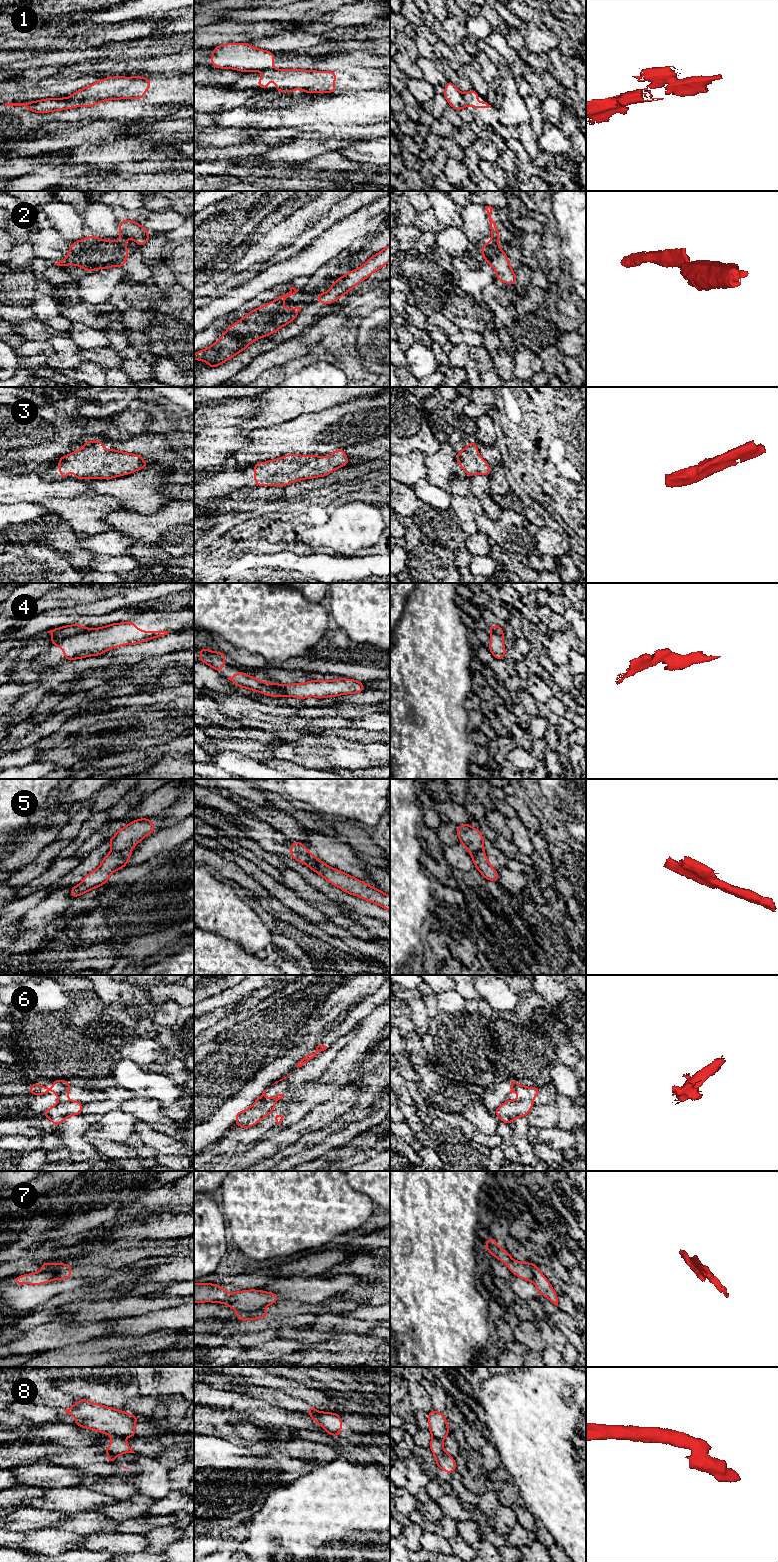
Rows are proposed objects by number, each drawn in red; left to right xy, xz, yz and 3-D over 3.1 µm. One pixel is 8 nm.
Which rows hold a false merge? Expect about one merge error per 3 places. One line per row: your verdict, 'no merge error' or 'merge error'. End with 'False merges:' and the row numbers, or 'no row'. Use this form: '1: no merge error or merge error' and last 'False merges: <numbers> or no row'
1: no merge error
2: merge error
3: no merge error
4: merge error
5: merge error
6: merge error
7: merge error
8: merge error
False merges: 2, 4, 5, 6, 7, 8

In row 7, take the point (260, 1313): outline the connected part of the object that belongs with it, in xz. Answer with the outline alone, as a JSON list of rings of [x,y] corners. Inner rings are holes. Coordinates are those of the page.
[[[264,1307],[252,1311],[252,1312],[239,1312],[237,1314],[237,1320],[238,1321],[244,1321],[244,1320],[255,1320],[255,1319],[259,1319],[259,1318],[266,1318],[268,1317],[270,1314],[267,1313],[264,1309]]]

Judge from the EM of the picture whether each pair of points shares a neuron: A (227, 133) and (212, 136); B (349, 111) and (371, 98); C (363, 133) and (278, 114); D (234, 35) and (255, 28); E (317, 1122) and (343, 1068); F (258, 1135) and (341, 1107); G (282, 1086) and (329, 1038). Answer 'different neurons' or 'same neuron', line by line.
A: same neuron
B: same neuron
C: different neurons
D: same neuron
E: different neurons
F: different neurons
G: different neurons

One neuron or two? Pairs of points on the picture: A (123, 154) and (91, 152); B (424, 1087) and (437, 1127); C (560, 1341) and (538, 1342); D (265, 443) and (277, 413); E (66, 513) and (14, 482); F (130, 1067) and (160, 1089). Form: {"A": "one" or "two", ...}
{"A": "one", "B": "one", "C": "two", "D": "two", "E": "two", "F": "one"}

